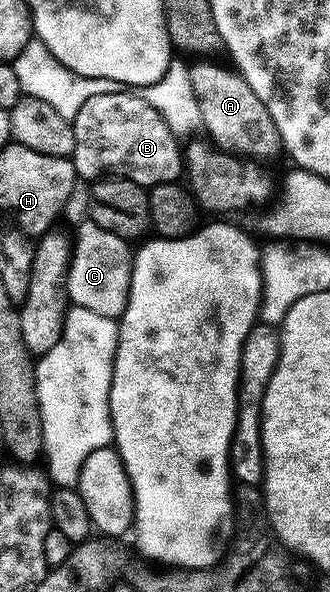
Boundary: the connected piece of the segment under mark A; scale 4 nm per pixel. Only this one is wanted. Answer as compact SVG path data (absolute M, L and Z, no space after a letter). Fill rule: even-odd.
M210 59L191 62L189 70L192 91L199 107L197 118L206 126L209 138L215 144L239 152L251 151L254 155L274 155L283 150L282 138L276 129L276 121L272 121L272 113L268 113L264 101L252 93L252 85L244 81L239 71L230 65L225 67L222 63L213 63Z

